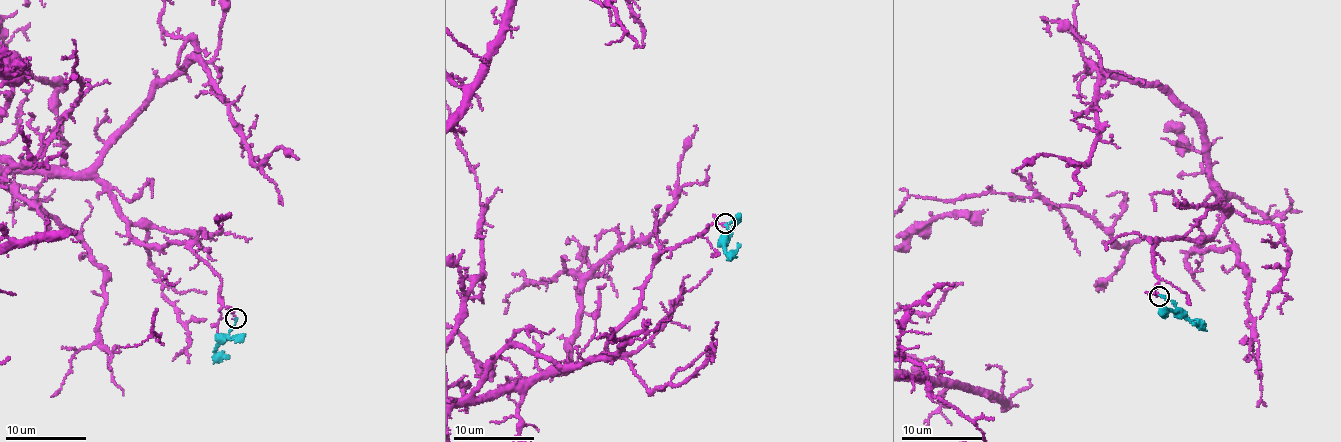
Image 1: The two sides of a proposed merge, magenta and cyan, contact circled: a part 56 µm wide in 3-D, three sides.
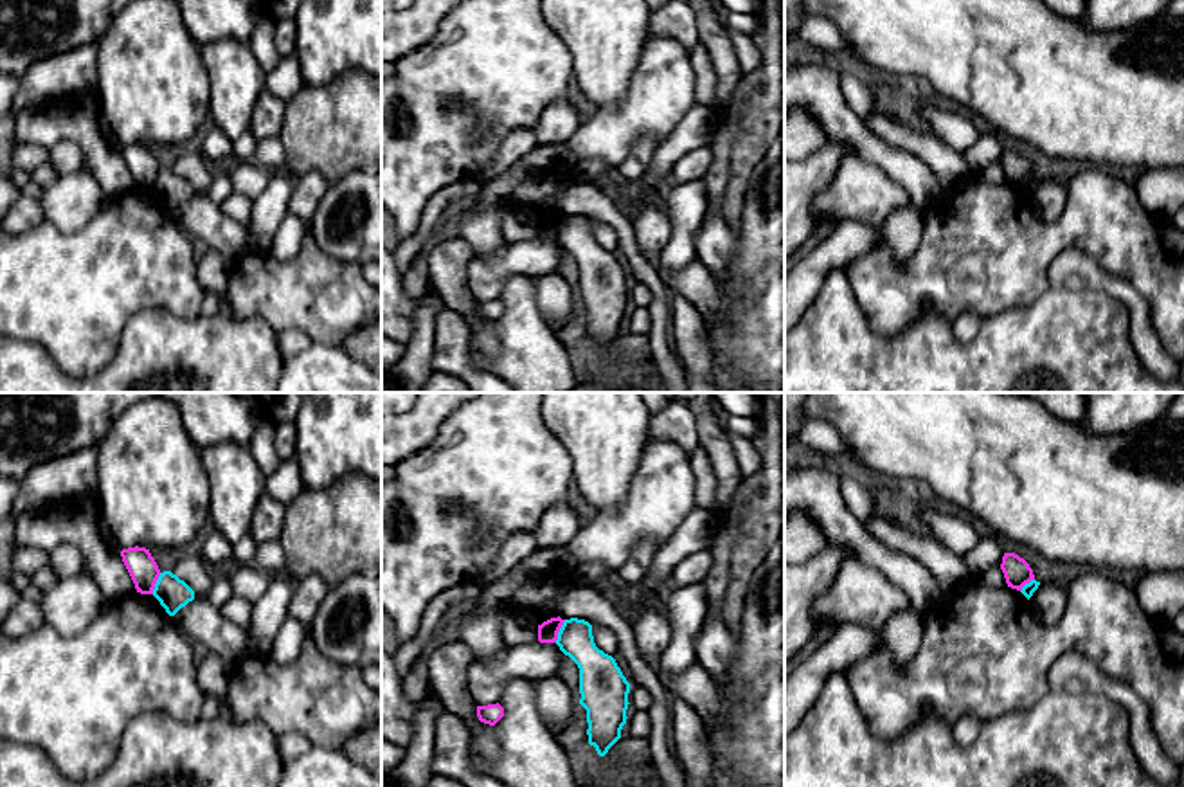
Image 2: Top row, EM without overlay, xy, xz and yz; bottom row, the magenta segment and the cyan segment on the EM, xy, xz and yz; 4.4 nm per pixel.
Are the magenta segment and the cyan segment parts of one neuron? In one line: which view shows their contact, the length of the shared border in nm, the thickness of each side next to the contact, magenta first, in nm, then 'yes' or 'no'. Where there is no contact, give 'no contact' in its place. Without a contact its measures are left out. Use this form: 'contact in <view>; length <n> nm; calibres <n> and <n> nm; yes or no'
contact in xz; length 120 nm; calibres 100 and 170 nm; no

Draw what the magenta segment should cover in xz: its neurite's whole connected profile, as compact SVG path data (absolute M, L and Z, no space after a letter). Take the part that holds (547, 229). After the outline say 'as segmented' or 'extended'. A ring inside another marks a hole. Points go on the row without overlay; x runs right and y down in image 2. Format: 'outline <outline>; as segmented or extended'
outline M551 214L547 218L543 218L542 222L538 222L538 238L540 240L556 240L558 236L558 229L561 225L565 216L558 214Z; as segmented

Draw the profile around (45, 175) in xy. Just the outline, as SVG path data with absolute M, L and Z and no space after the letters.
M50 160L31 173L31 180L43 189L50 187L58 176L59 175Z

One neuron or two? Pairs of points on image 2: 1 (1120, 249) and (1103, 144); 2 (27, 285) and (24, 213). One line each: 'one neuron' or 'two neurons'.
1: two neurons
2: two neurons

